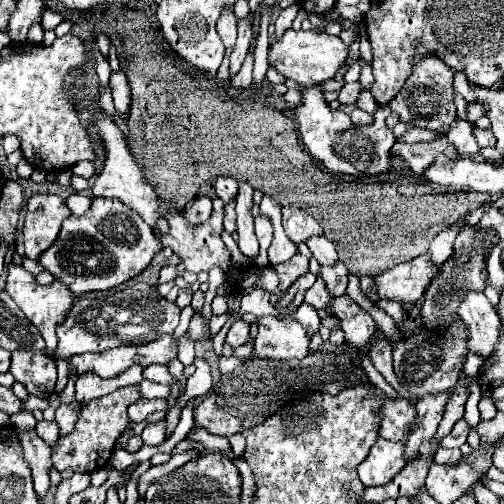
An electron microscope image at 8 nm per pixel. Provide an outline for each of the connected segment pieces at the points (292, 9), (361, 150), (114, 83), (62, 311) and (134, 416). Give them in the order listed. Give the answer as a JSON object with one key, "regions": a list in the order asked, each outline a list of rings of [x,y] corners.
{"regions":[[[[293,4],[293,6],[287,6],[285,10],[279,12],[279,16],[275,20],[275,36],[273,36],[273,40],[279,40],[287,32],[287,28],[291,28],[291,24],[293,24],[293,20],[297,16],[297,10],[299,10],[299,4]]],[[[307,88],[301,92],[303,104],[295,110],[299,120],[299,132],[309,154],[331,174],[351,174],[351,176],[379,176],[389,172],[391,148],[395,142],[393,132],[385,126],[385,118],[391,114],[387,106],[381,106],[373,118],[373,124],[357,128],[349,114],[341,110],[331,110],[323,98],[321,88]]],[[[123,70],[111,74],[109,86],[111,86],[111,94],[113,94],[113,102],[115,102],[117,112],[127,116],[131,110],[131,88],[129,88],[129,82],[127,82]]],[[[9,264],[9,272],[7,272],[7,280],[5,280],[5,292],[23,310],[27,320],[31,320],[31,323],[41,332],[44,340],[46,340],[46,350],[48,352],[53,351],[58,342],[55,328],[65,322],[65,316],[75,302],[73,292],[61,280],[55,280],[51,286],[41,286],[41,284],[37,284],[37,280],[31,272],[27,272],[23,266],[17,266],[17,264]]],[[[139,400],[137,404],[131,406],[131,422],[143,422],[151,412],[157,412],[157,410],[169,410],[169,404],[165,400]]]]}

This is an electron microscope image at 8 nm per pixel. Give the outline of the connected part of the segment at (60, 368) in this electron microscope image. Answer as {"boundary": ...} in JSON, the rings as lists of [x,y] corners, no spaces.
{"boundary":[[[59,359],[56,361],[58,380],[56,382],[55,391],[61,393],[68,381],[68,367],[69,361],[67,359]]]}

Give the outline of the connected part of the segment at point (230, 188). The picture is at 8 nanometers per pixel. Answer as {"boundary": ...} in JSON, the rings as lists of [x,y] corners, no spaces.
{"boundary":[[[221,176],[221,178],[217,178],[217,182],[215,182],[215,192],[217,192],[217,196],[225,202],[225,204],[229,204],[229,202],[233,202],[235,198],[237,198],[237,182],[235,180],[229,180],[229,178],[225,178],[225,176]]]}

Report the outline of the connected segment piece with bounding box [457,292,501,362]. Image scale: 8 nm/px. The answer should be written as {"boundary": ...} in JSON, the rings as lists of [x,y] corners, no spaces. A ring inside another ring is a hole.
{"boundary":[[[469,292],[465,300],[459,304],[457,314],[469,324],[469,348],[477,352],[489,362],[493,354],[493,344],[497,344],[497,336],[501,334],[501,322],[491,302],[483,292]]]}

